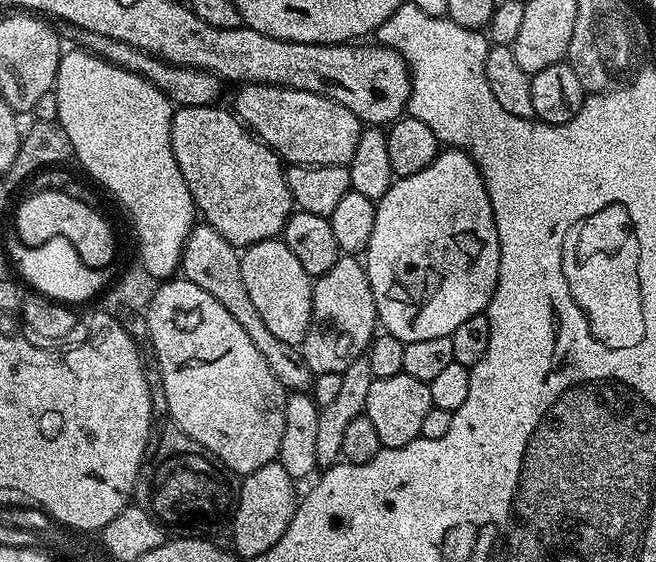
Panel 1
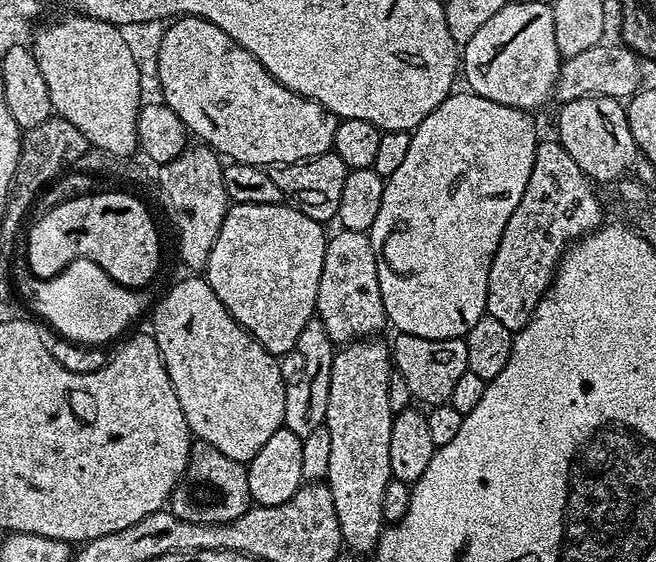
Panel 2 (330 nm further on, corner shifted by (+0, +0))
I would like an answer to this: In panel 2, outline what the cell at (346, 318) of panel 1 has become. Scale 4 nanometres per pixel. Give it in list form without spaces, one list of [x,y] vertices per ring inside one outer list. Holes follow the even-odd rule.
[[[336,230],[328,236],[326,258],[322,262],[322,282],[318,282],[316,316],[326,326],[326,334],[330,334],[336,346],[367,340],[386,328],[376,255],[368,232]]]

